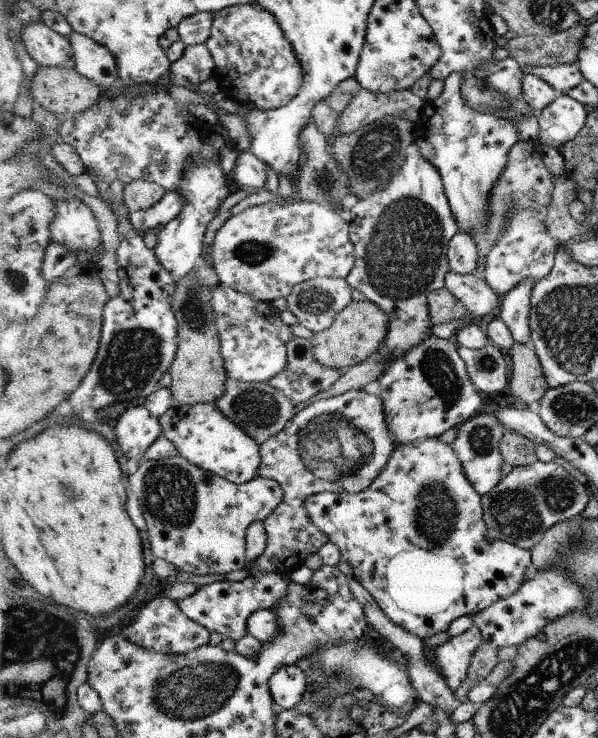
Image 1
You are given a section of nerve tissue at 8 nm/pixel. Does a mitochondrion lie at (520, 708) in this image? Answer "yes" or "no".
yes

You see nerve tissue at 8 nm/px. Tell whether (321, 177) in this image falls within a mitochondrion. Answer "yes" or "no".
yes

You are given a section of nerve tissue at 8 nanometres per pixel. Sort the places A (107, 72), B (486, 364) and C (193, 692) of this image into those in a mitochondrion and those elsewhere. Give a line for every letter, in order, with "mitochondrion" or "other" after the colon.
A: other
B: mitochondrion
C: mitochondrion

